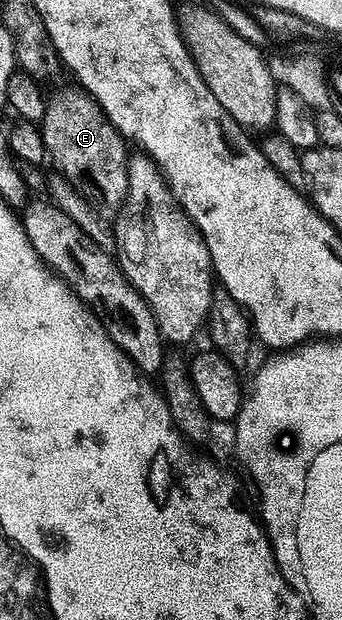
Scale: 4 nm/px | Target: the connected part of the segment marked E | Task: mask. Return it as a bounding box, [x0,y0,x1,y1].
[41,85,129,207]

